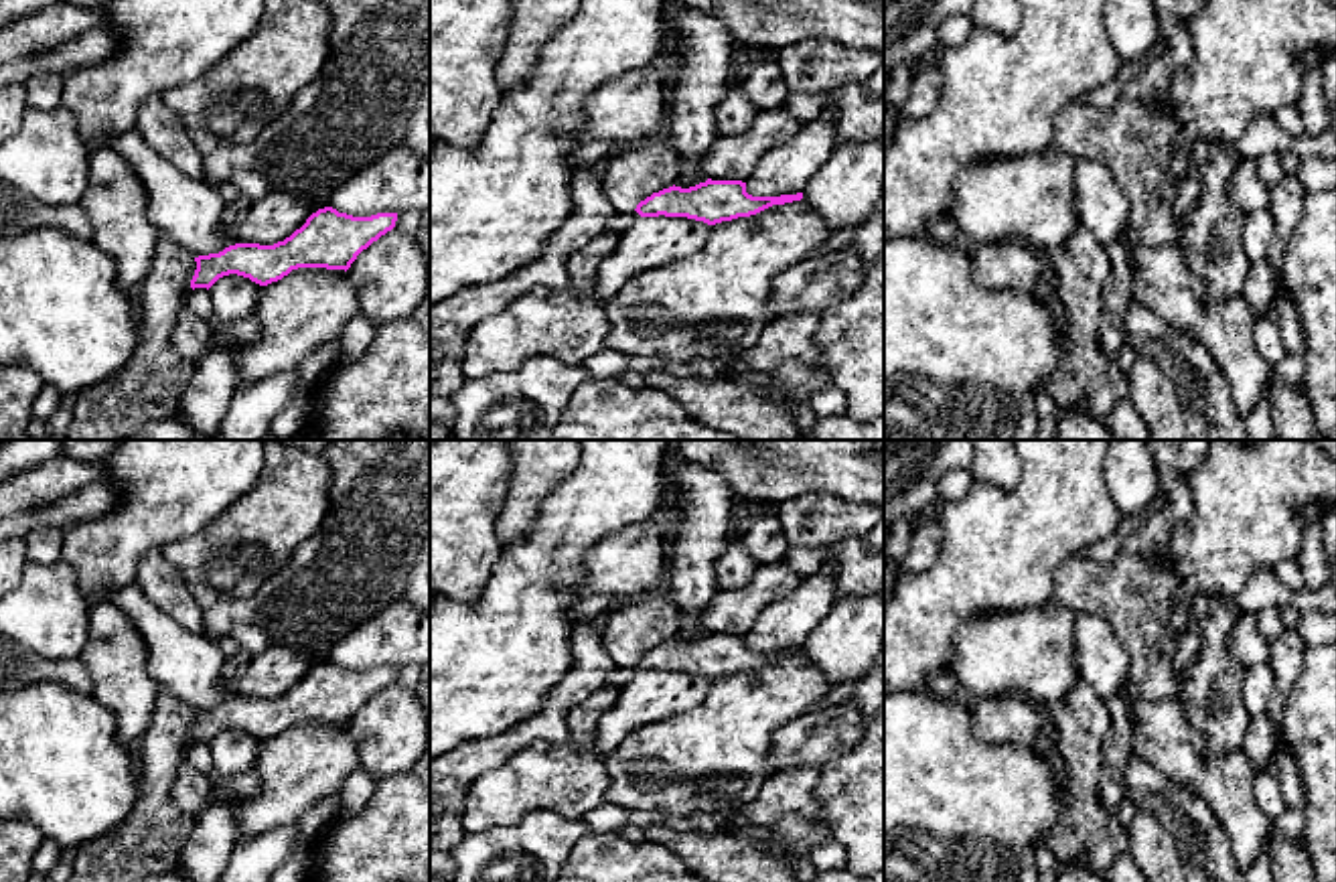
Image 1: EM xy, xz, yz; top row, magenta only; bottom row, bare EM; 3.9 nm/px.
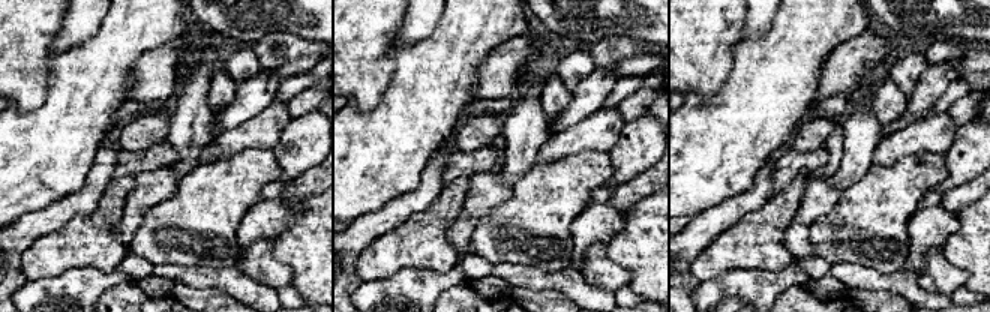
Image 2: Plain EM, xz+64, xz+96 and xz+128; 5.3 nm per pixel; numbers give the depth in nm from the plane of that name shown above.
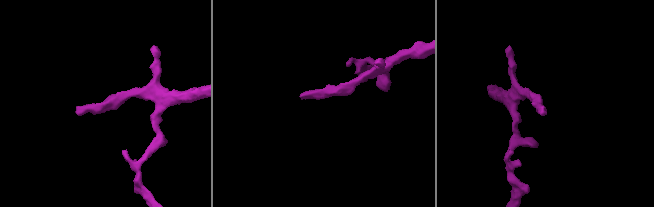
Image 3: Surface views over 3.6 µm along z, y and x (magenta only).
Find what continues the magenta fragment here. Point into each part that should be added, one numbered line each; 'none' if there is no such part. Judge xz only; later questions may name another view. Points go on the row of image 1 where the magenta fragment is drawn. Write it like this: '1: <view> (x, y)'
1: xz (617, 224)

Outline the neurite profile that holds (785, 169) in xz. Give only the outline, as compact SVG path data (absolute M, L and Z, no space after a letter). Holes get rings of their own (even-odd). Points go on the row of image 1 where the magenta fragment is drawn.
M829 118L805 122L793 138L772 146L760 158L746 180L746 193L752 197L803 193L837 146L835 128L837 122Z

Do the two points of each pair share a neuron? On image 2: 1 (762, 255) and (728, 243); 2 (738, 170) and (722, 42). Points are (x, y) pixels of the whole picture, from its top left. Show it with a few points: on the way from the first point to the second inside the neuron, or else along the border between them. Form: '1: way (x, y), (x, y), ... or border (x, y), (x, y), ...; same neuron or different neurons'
1: way (753, 246), (737, 246); same neuron
2: border (738, 44), (723, 83), (708, 96), (698, 96); different neurons

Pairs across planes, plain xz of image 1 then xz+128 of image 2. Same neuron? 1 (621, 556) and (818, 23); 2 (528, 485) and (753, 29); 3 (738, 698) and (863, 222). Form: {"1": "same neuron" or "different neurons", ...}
{"1": "different neurons", "2": "same neuron", "3": "same neuron"}

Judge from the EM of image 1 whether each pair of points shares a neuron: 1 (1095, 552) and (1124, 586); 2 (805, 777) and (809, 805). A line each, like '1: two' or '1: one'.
1: two
2: one

